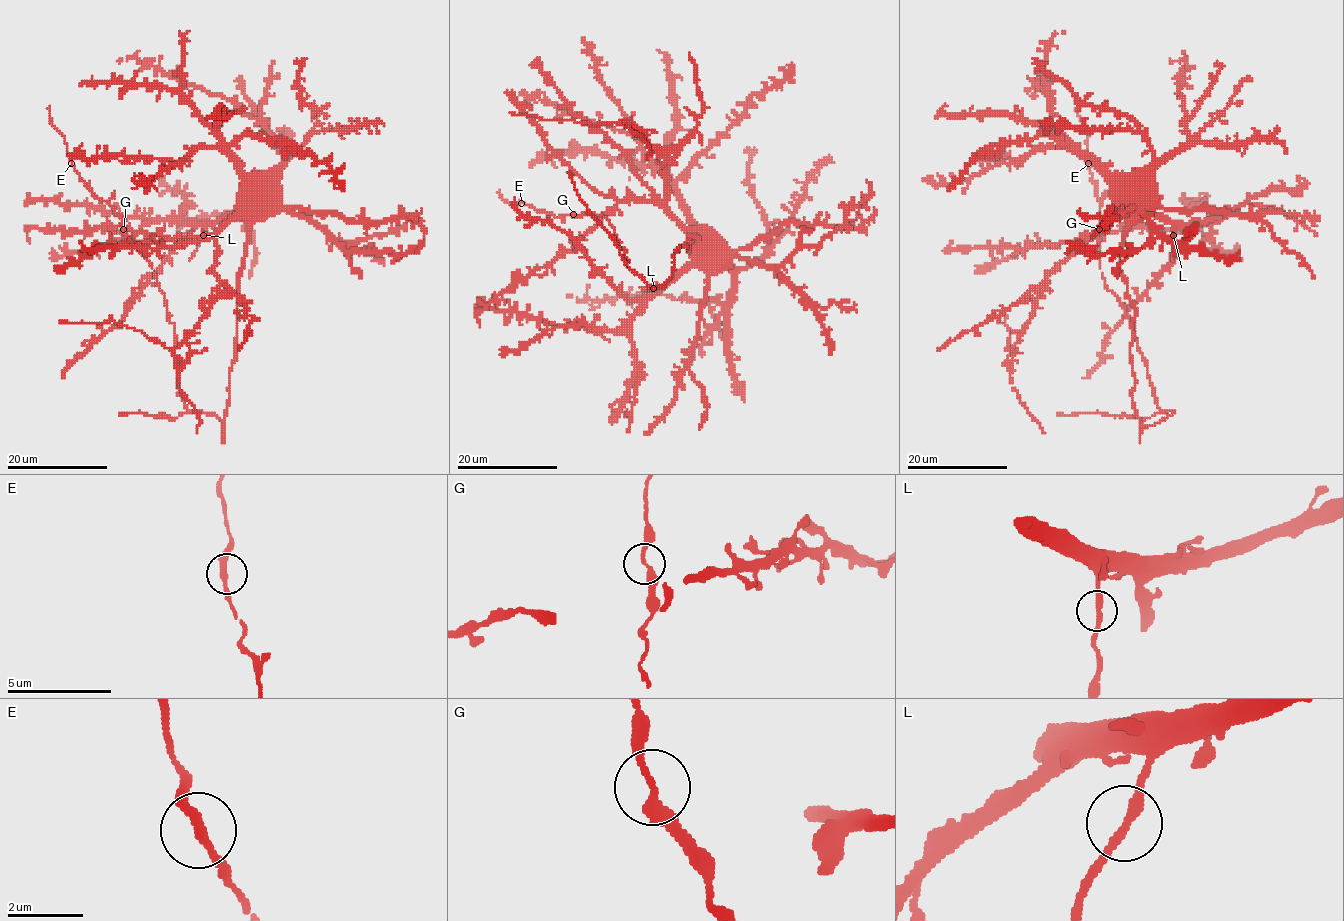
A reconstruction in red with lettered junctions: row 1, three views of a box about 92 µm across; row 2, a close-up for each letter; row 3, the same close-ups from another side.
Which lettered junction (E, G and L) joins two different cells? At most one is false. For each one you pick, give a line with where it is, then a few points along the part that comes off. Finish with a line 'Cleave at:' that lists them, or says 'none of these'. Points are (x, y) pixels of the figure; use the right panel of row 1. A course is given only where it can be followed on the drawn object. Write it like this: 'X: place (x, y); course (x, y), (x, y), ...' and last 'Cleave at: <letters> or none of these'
L: place (1173, 235); course (1173, 235), (1173, 260)
Cleave at: L

